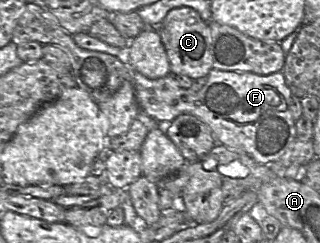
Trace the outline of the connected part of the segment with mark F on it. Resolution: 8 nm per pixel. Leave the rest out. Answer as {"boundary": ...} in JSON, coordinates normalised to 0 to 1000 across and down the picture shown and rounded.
{"boundary":[[[409,284],[409,329],[438,453],[516,514],[566,469],[600,469],[650,519],[663,551],[706,605],[753,617],[813,675],[866,667],[931,572],[922,498],[909,461],[913,379],[881,300],[806,309],[784,296],[694,292],[663,284],[644,317],[641,350],[619,374],[566,362],[541,309],[466,325]]]}

